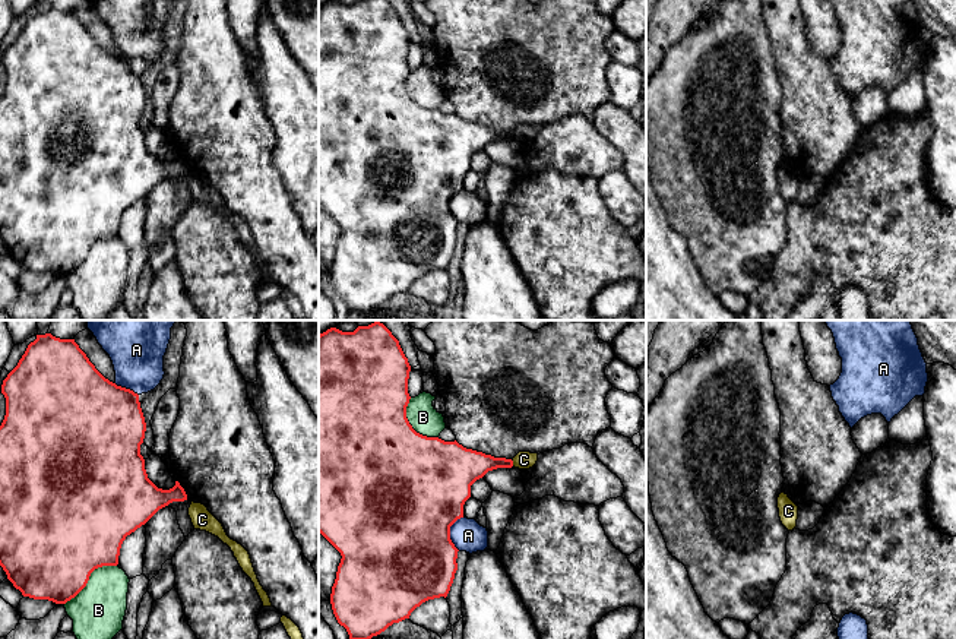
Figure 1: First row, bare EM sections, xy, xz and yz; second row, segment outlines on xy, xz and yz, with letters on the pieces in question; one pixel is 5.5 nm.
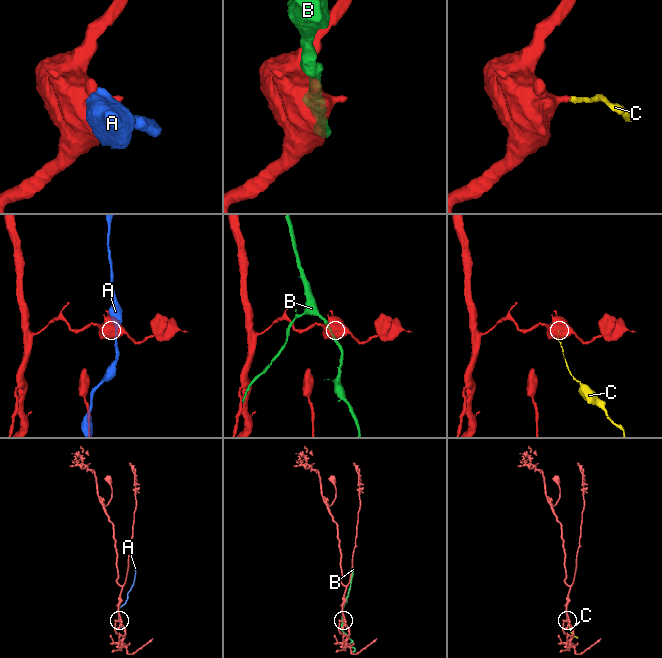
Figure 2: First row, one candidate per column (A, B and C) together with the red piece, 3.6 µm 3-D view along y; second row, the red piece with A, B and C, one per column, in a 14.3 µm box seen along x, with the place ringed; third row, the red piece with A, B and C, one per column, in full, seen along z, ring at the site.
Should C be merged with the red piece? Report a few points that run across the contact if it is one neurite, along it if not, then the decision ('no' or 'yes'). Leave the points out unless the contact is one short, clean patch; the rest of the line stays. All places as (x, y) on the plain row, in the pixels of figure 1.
line xz (510, 132), (513, 138); no

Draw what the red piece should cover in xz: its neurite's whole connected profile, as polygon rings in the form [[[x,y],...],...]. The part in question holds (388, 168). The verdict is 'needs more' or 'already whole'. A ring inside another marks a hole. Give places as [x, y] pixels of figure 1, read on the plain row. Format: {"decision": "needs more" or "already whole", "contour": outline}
{"decision": "already whole", "contour": [[[330,0],[319,7],[319,205],[342,228],[332,259],[330,276],[338,295],[346,301],[349,313],[368,313],[393,295],[409,291],[411,285],[422,275],[447,269],[458,243],[459,224],[450,212],[450,199],[463,190],[463,177],[471,170],[471,158],[488,143],[513,139],[512,132],[466,121],[456,113],[444,114],[417,105],[406,91],[406,79],[411,72],[408,66],[409,44],[408,31],[387,0],[357,0],[354,4]]]}

